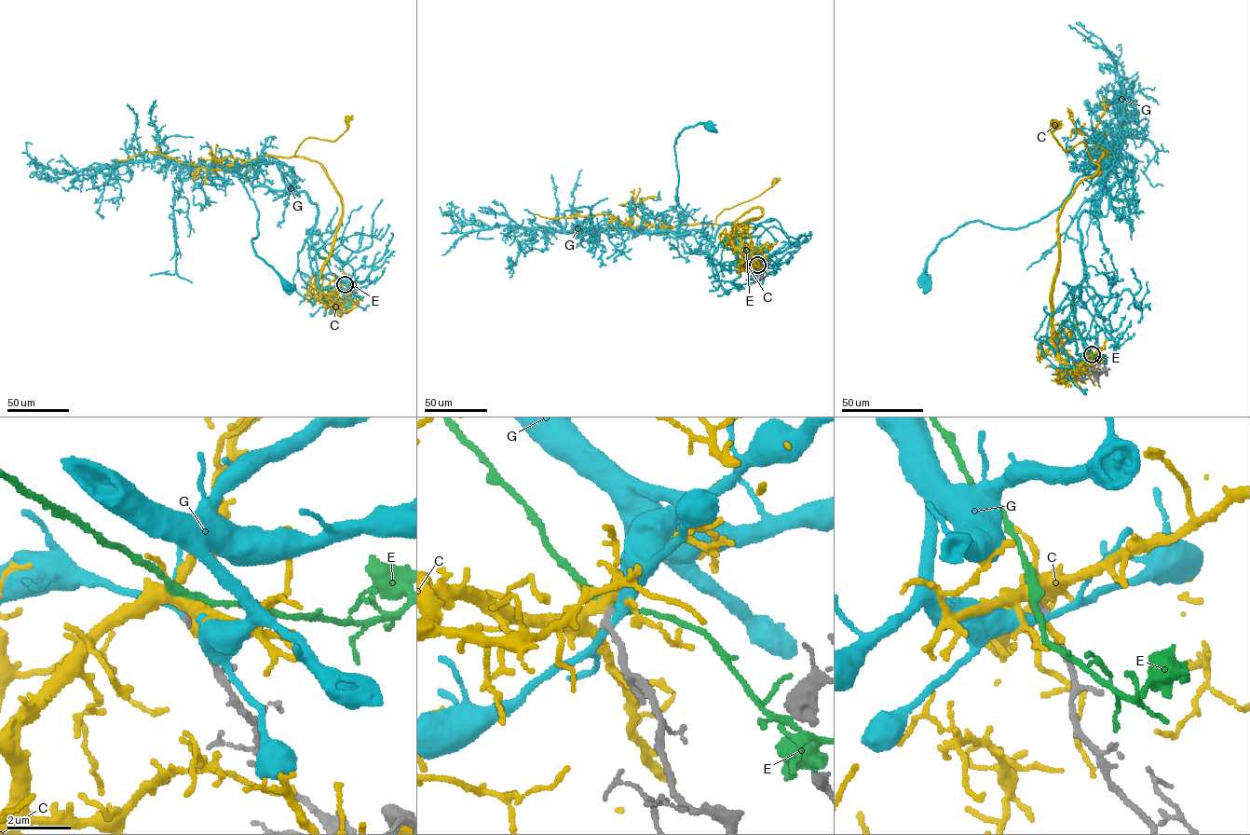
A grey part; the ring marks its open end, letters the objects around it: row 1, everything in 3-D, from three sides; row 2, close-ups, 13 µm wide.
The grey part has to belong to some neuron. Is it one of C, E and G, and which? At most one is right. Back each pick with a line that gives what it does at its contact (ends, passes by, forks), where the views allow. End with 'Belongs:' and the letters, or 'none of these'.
E: it passes by
Belongs: E

